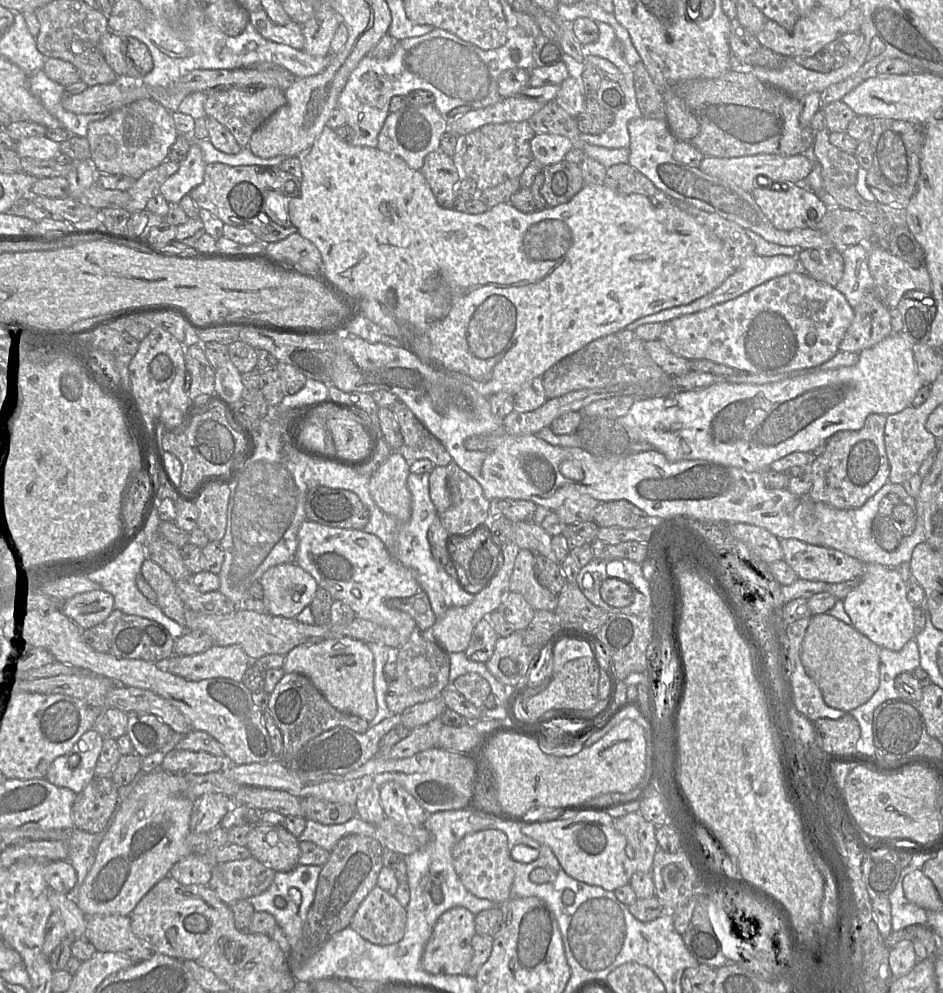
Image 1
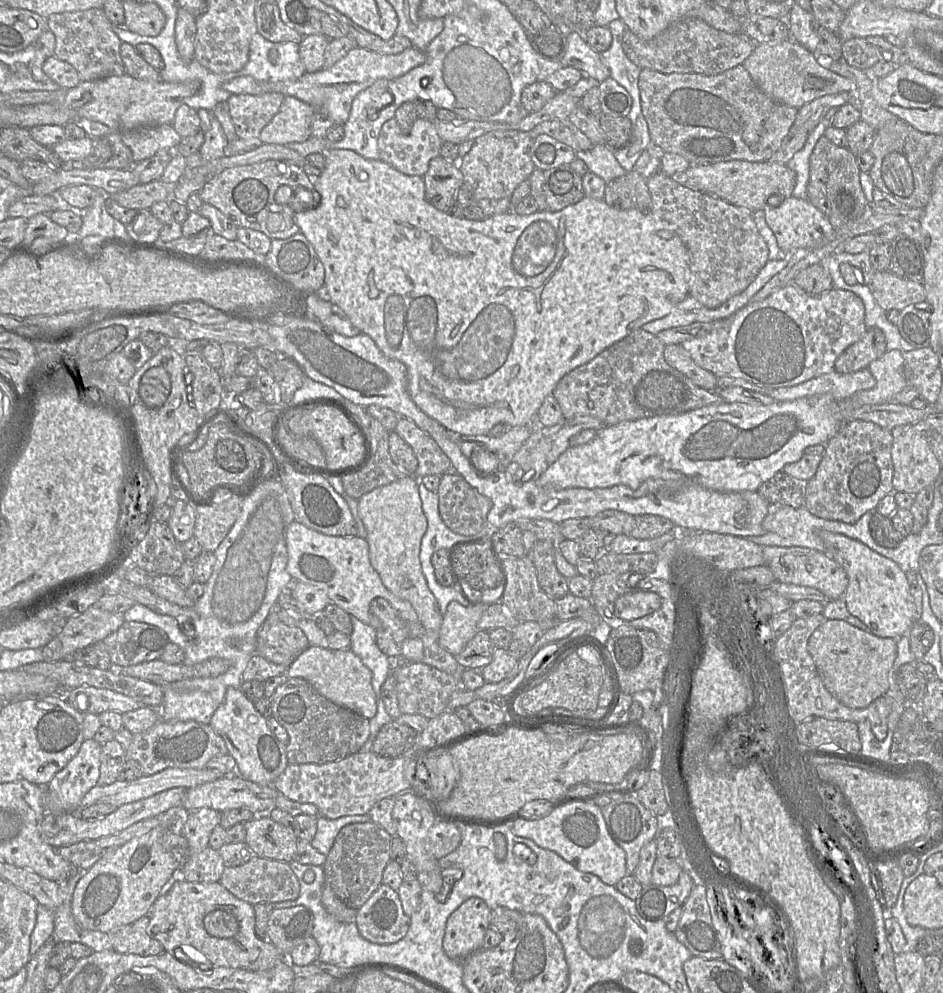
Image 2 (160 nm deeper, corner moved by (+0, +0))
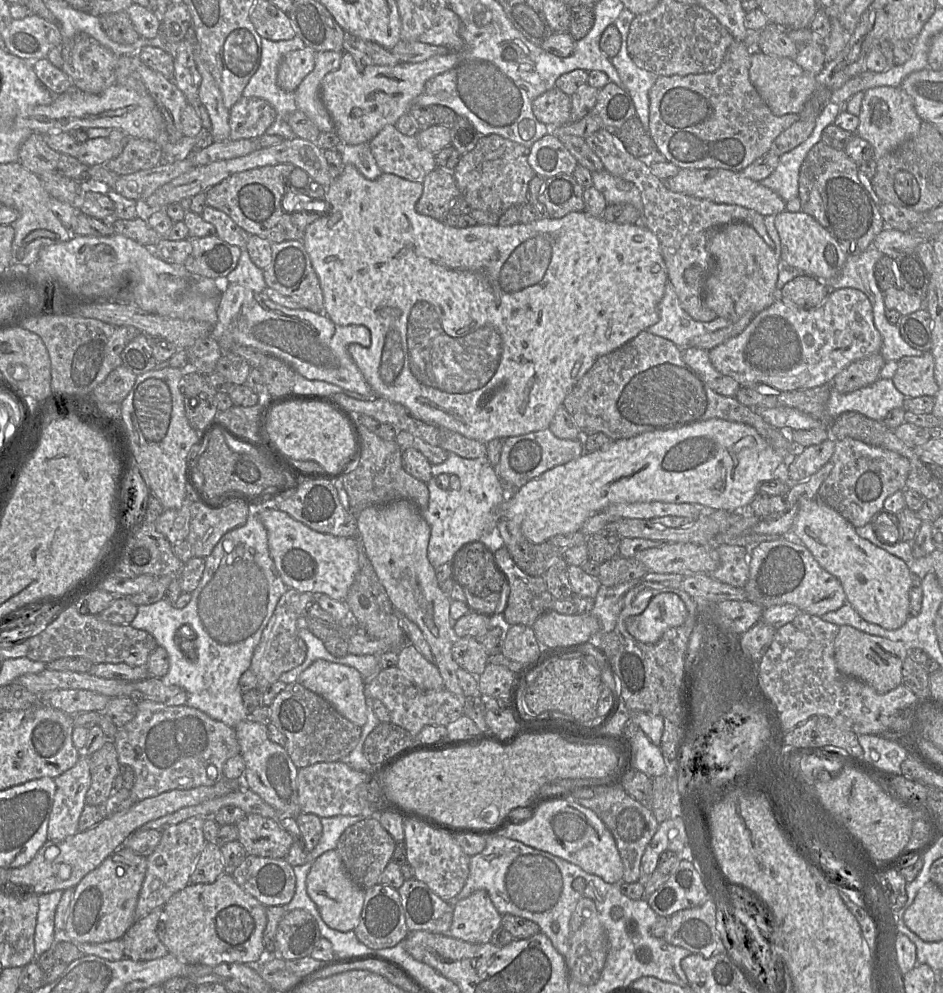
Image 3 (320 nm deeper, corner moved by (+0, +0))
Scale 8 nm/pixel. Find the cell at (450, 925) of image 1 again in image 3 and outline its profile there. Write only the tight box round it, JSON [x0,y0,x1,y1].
[448,890,502,944]

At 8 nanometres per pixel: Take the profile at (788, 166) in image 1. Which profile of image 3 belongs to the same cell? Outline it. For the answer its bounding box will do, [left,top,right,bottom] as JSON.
[664,169,786,216]

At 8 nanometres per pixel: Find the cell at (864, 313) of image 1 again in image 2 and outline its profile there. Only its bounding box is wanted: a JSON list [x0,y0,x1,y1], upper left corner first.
[835,327,886,374]

